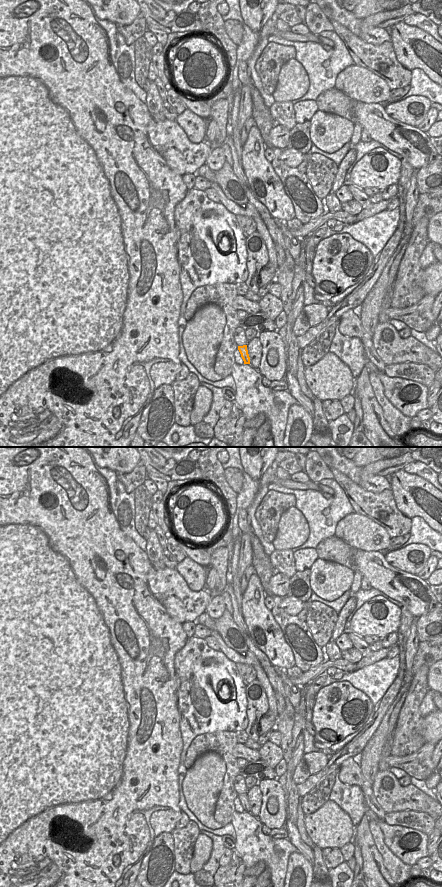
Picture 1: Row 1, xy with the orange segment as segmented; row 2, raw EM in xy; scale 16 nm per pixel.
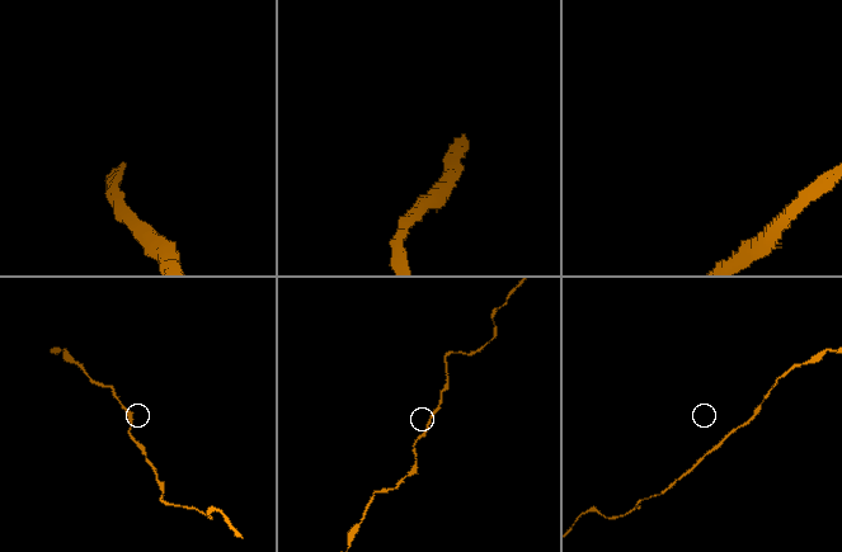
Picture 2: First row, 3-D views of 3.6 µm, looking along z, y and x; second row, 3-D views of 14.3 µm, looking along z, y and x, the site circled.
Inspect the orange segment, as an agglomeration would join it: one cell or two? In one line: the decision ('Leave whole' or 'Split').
Leave whole

